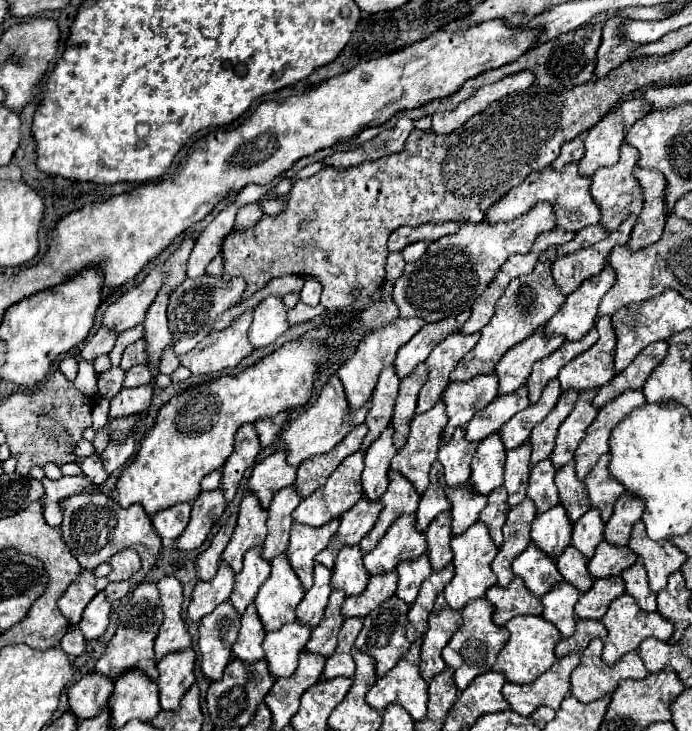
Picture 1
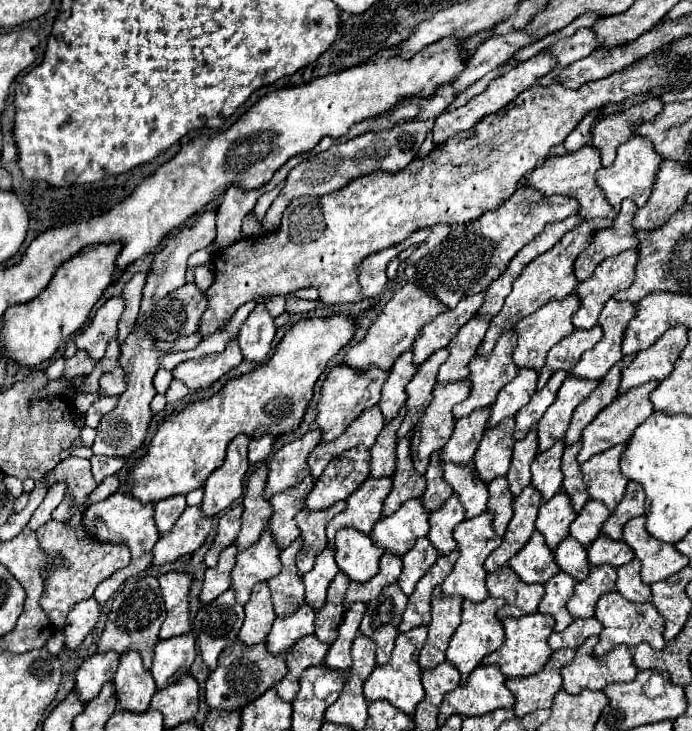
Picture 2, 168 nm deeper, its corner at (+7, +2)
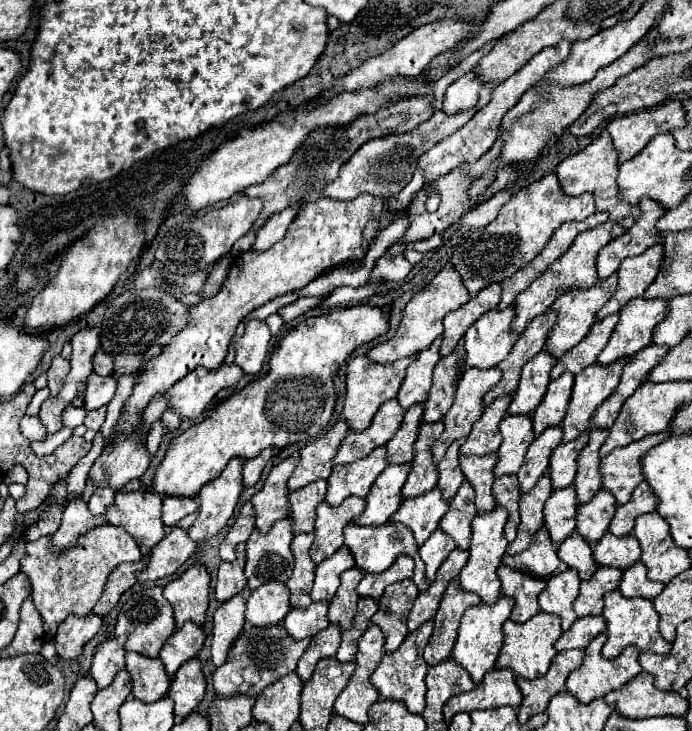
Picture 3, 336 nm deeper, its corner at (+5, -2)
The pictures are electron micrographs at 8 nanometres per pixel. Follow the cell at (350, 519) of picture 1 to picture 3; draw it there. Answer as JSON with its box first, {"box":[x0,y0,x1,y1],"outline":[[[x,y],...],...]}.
{"box":[353,464,409,526],"outline":[[[389,464],[381,476],[375,480],[375,484],[371,486],[365,502],[365,510],[363,514],[359,514],[357,518],[353,518],[353,524],[361,524],[361,526],[381,526],[385,522],[389,522],[391,514],[399,508],[401,504],[401,486],[405,482],[409,474],[409,464],[405,466],[393,466]]]}

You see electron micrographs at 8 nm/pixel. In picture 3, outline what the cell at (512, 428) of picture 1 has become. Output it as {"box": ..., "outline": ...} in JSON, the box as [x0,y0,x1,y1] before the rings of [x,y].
{"box":[533,372,573,436],"outline":[[[569,372],[561,374],[557,380],[553,380],[547,386],[545,398],[533,412],[535,436],[539,436],[549,426],[557,426],[563,420],[567,404],[569,404],[569,396],[571,396],[571,386],[573,386],[573,376]]]}

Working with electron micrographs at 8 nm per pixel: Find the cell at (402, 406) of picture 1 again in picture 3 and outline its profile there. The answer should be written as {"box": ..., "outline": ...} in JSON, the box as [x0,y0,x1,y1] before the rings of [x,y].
{"box":[423,340,463,422],"outline":[[[463,340],[455,346],[455,350],[441,358],[433,370],[433,386],[425,400],[423,422],[437,422],[445,416],[449,406],[453,404],[453,394],[459,378],[459,364],[463,358]]]}

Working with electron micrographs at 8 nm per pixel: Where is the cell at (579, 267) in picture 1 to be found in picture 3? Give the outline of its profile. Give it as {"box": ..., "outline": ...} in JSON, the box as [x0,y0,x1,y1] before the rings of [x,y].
{"box":[597,198,665,280],"outline":[[[641,198],[637,204],[641,210],[641,216],[635,220],[635,224],[621,236],[613,238],[607,246],[603,246],[597,254],[597,276],[599,280],[609,278],[623,258],[627,256],[639,256],[647,248],[655,246],[661,238],[657,236],[655,222],[661,218],[665,210],[657,206],[657,202],[649,202],[649,198]]]}

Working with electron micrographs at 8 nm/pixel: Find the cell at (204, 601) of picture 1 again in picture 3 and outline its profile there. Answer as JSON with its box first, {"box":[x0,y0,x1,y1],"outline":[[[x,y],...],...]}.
{"box":[215,544,247,602],"outline":[[[239,544],[237,546],[237,560],[235,562],[221,562],[221,566],[219,566],[219,576],[217,576],[217,586],[215,586],[215,598],[219,602],[229,600],[231,596],[239,594],[247,586],[243,566],[245,566],[245,546]]]}

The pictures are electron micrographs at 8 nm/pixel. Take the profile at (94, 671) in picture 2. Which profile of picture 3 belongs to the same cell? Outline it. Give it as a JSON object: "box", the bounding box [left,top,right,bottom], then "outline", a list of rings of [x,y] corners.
{"box":[89,638,125,688],"outline":[[[113,638],[105,640],[103,644],[97,646],[89,676],[97,682],[97,688],[107,688],[113,682],[113,676],[125,668],[125,650],[123,650],[125,638]]]}

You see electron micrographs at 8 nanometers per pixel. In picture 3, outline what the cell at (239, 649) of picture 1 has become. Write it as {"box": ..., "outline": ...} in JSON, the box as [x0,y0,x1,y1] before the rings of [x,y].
{"box":[245,582,289,628],"outline":[[[269,582],[251,592],[247,600],[245,620],[255,628],[275,626],[281,622],[281,618],[285,618],[287,612],[289,612],[289,592],[285,590],[285,584]]]}

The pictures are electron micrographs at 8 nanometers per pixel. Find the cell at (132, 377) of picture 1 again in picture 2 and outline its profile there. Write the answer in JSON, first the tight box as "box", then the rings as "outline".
{"box":[99,368,125,396],"outline":[[[115,368],[103,374],[99,382],[99,396],[119,396],[125,390],[125,372],[123,368]]]}

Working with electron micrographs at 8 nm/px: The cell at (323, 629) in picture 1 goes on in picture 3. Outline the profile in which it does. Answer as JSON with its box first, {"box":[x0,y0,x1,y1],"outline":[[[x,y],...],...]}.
{"box":[327,568,365,630],"outline":[[[349,568],[343,576],[341,576],[341,586],[335,594],[335,598],[331,600],[329,604],[329,612],[327,612],[327,618],[331,624],[337,624],[341,630],[349,628],[351,626],[351,620],[353,620],[353,614],[357,612],[357,584],[361,582],[365,574],[357,568]]]}

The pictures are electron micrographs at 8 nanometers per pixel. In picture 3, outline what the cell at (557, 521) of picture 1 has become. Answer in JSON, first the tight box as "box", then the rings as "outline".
{"box":[543,486,577,546],"outline":[[[573,486],[555,490],[545,502],[543,514],[545,514],[545,526],[549,530],[551,542],[559,546],[575,530],[577,498]]]}

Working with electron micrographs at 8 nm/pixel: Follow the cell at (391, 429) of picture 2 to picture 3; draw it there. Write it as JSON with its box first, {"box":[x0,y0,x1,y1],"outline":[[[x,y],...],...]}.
{"box":[387,404,423,464],"outline":[[[415,404],[405,412],[405,418],[399,430],[393,434],[387,448],[387,462],[389,464],[409,464],[413,458],[413,442],[417,438],[417,430],[421,424],[423,404]]]}

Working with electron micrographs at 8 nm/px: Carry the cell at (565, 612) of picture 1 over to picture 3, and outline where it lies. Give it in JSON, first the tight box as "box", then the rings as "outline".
{"box":[539,570,579,632],"outline":[[[567,570],[563,574],[557,574],[549,578],[545,590],[539,594],[539,606],[543,612],[557,614],[561,618],[563,632],[569,630],[569,626],[577,620],[573,612],[573,600],[579,594],[579,576],[575,570]]]}

